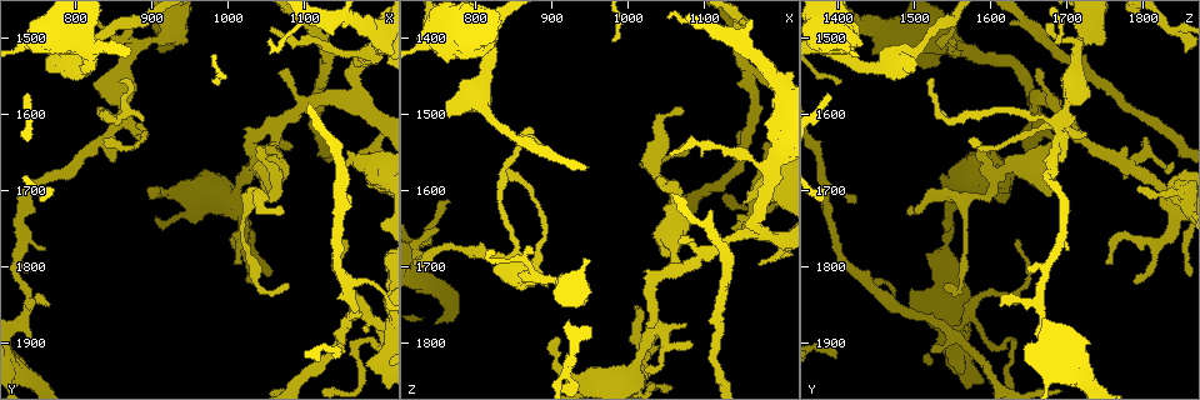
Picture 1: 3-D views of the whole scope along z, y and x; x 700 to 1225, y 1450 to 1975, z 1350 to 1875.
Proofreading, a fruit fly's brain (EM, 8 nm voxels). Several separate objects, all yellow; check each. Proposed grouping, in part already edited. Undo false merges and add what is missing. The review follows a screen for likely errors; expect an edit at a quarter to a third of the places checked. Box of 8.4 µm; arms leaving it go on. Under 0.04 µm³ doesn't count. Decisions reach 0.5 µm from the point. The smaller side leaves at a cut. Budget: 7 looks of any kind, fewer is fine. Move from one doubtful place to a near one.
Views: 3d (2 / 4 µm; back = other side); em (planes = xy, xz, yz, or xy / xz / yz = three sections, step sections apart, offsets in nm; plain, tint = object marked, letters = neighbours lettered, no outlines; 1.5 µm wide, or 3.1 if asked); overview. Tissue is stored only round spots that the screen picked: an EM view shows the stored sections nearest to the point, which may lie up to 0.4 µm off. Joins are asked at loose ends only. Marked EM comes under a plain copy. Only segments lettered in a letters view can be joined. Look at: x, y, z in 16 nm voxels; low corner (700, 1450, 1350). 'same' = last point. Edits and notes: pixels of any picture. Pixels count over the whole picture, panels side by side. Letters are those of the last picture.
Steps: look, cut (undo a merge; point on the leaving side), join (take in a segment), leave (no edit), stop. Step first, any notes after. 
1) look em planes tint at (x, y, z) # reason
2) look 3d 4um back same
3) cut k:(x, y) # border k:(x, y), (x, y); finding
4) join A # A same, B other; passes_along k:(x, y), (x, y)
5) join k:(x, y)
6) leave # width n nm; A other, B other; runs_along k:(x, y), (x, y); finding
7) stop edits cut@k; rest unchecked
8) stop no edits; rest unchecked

look em planes tint at (1010, 1795, 1750) # free end

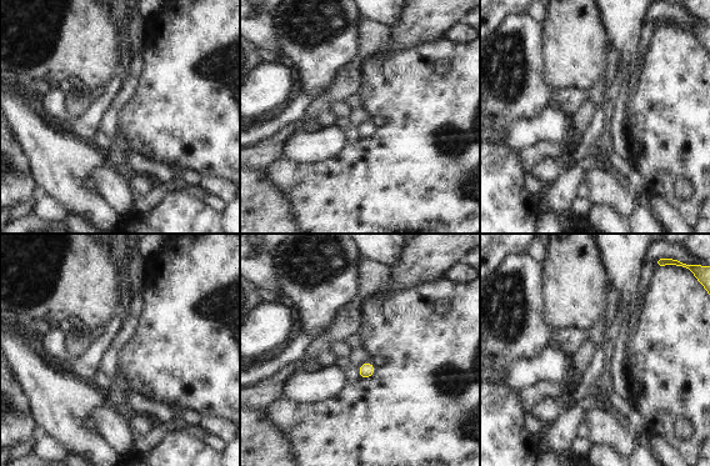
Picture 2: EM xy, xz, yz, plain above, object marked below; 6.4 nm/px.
look em planes letters same # what lies round it

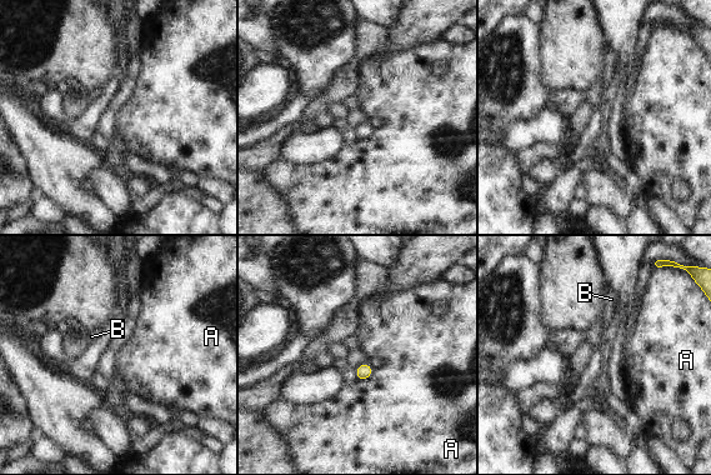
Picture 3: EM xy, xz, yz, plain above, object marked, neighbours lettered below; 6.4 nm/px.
leave # A other, B other; border 3:(374, 369), (365, 379), (357, 380); none of them fits

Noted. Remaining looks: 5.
look em planes letters at (1180, 1930, 1560) # an open end

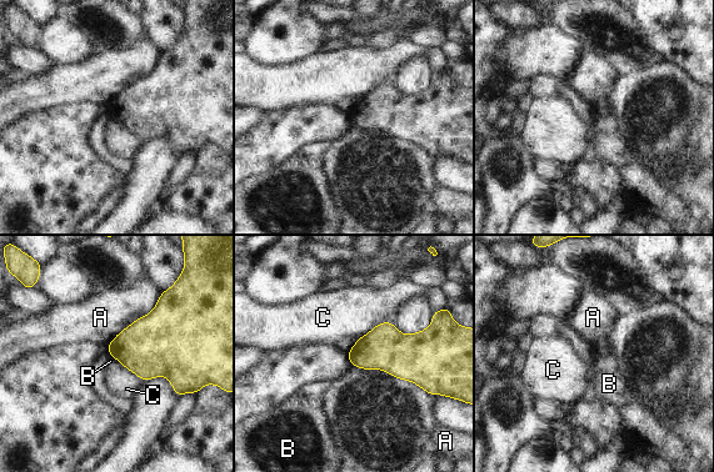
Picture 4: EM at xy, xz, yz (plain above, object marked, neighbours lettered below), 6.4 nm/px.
leave # A other, B other, C other; border 4:(111, 356), (116, 358); none of them fits

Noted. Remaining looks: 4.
look em planes letters at (765, 1545, 1490) # free end

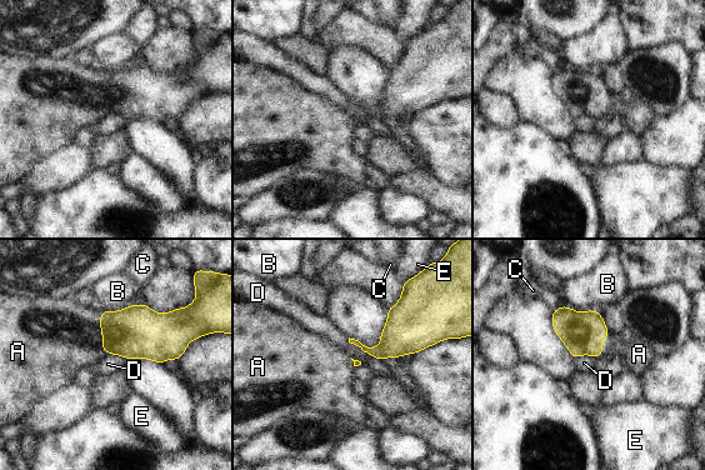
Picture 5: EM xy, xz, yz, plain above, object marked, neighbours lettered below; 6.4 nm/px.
join 5:(63, 336) # A same, B other, C other, D other, E other; passes_along 5:(136, 331), (101, 333), (63, 336); the neuron continues

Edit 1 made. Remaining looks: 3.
stop edits join@5; rest unchecked

